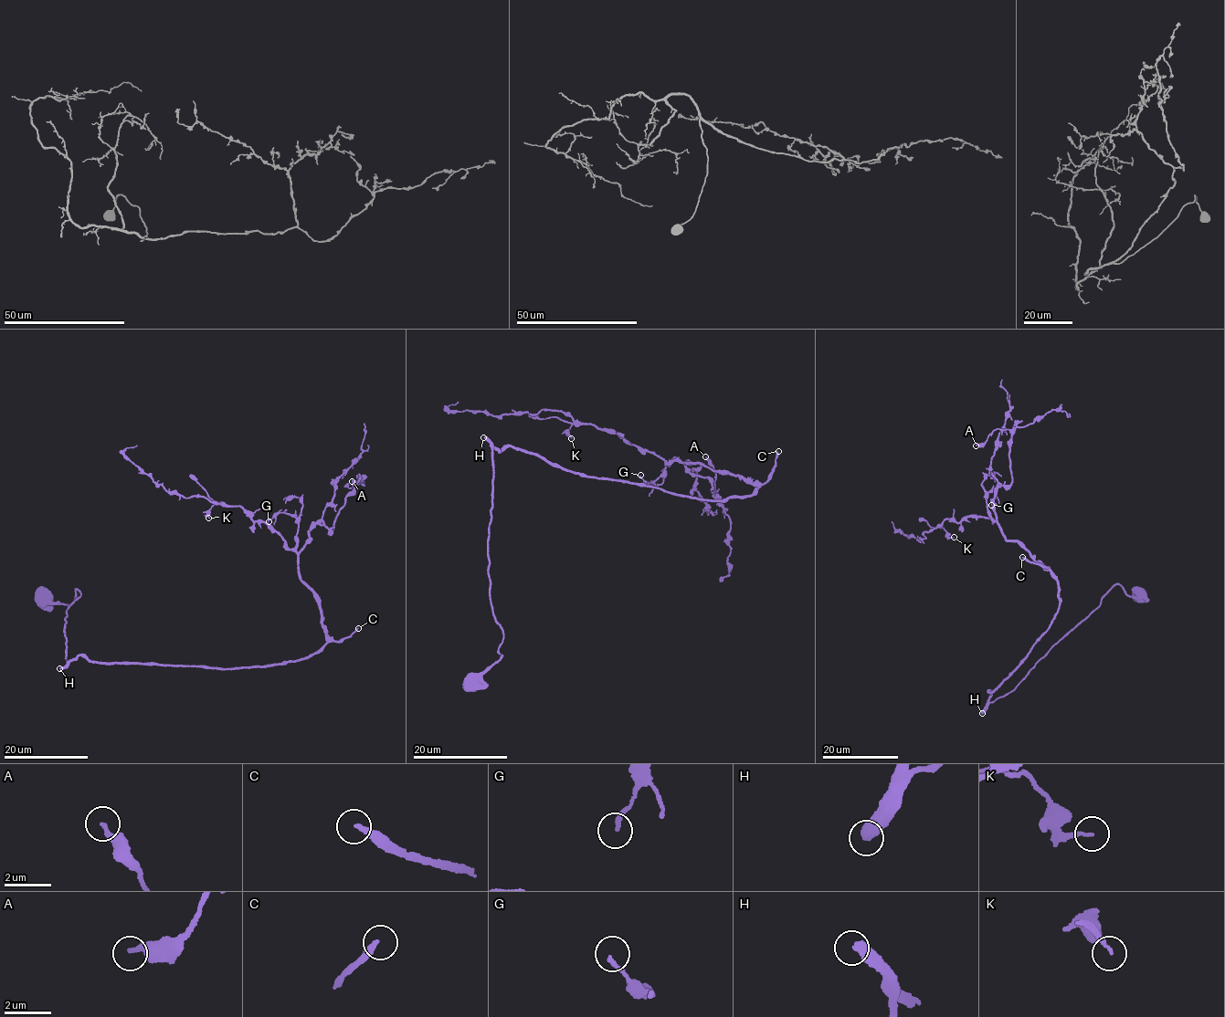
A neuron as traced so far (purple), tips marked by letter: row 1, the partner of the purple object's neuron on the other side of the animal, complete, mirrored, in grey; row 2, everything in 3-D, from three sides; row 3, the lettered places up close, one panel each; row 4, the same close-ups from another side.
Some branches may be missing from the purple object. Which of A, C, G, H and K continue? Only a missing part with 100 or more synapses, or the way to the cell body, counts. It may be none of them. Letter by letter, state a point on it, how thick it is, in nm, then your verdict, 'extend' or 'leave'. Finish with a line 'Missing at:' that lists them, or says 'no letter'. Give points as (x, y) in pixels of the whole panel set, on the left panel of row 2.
A: place (352, 481); calibre 320 nm; leave
C: place (358, 628); calibre 220 nm; extend
G: place (269, 521); calibre 150 nm; leave
H: place (59, 668); calibre 440 nm; extend
K: place (208, 518); calibre 160 nm; leave
Missing at: C, H

